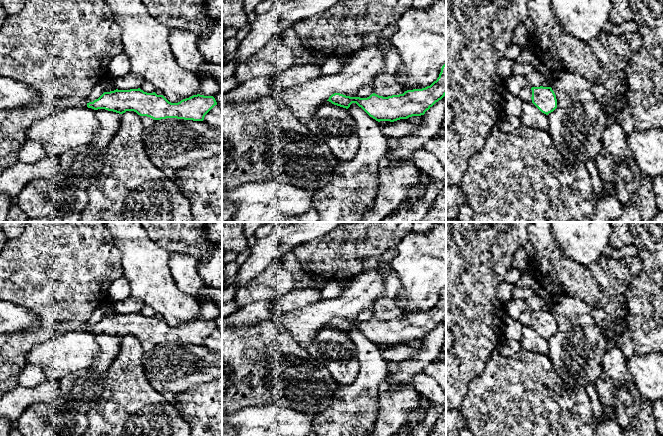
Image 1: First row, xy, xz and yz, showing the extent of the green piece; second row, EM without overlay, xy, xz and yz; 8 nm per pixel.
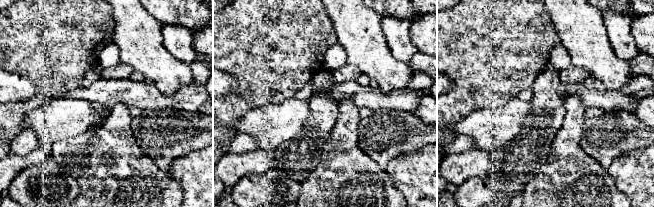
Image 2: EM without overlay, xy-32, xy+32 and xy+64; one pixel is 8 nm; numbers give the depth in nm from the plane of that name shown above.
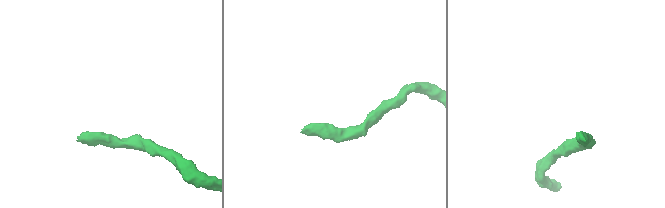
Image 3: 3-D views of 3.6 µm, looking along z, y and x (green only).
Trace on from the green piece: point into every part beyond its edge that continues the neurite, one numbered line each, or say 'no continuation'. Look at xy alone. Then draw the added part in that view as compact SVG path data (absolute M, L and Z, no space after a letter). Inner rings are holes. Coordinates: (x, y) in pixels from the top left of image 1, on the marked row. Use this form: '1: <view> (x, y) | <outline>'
no continuation

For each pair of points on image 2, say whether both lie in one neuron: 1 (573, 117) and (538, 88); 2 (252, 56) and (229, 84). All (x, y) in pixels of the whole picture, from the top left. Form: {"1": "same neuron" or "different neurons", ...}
{"1": "different neurons", "2": "different neurons"}

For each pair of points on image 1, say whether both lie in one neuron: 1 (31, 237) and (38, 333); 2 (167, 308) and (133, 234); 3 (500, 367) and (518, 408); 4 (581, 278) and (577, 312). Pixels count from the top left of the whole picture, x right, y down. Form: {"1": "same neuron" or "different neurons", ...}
{"1": "same neuron", "2": "same neuron", "3": "same neuron", "4": "different neurons"}

